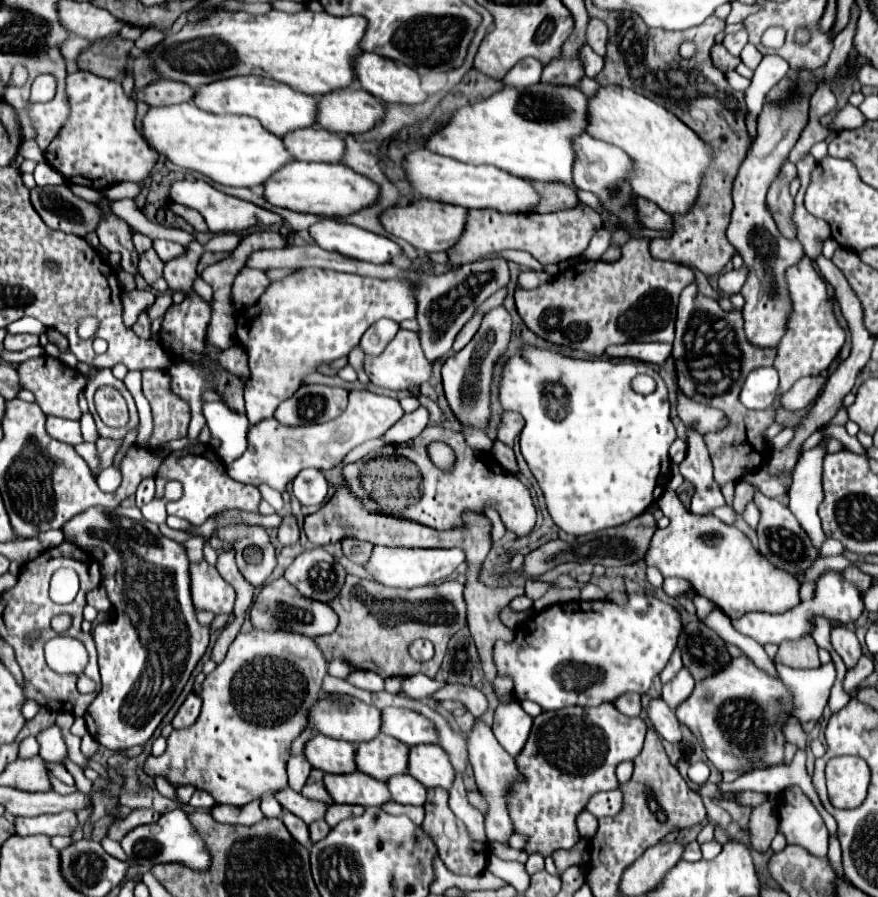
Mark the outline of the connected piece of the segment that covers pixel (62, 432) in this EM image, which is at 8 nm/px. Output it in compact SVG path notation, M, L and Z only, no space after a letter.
M49 416L47 418L47 432L55 438L55 440L61 440L65 444L81 444L85 442L83 436L81 436L81 430L79 430L79 422L75 420L65 420L65 418L55 418L55 416Z

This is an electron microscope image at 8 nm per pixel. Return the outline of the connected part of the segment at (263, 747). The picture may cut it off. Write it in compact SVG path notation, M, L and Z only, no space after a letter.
M251 628L251 632L239 634L233 640L233 644L227 652L227 658L201 684L199 696L203 700L203 710L201 710L199 720L187 730L173 730L173 736L167 738L167 750L161 756L149 756L145 760L145 772L151 774L151 776L163 774L165 778L169 778L169 782L173 786L191 784L199 790L209 792L215 798L217 804L233 804L233 806L245 806L251 800L257 800L261 796L275 794L275 792L287 788L287 770L285 770L285 766L287 766L287 760L289 760L291 742L307 728L307 712L311 710L311 704L315 704L315 700L319 700L319 692L321 692L321 684L323 684L325 676L327 676L327 660L323 656L323 652L319 652L319 646L315 644L315 640L309 638L309 636L299 636L295 632L283 632L283 630L257 630L257 628Z

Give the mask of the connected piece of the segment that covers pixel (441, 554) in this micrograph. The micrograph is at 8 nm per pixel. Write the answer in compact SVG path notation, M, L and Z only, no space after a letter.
M375 546L369 564L365 564L365 570L383 586L391 588L417 588L427 586L435 582L445 582L459 564L465 562L461 548L437 548L437 550L423 550L423 548L387 548L387 546Z

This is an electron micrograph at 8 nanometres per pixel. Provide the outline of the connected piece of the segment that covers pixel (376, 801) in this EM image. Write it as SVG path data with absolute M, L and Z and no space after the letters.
M363 772L325 776L323 778L331 798L337 804L359 804L359 806L383 806L391 800L387 792L387 782L373 780Z

